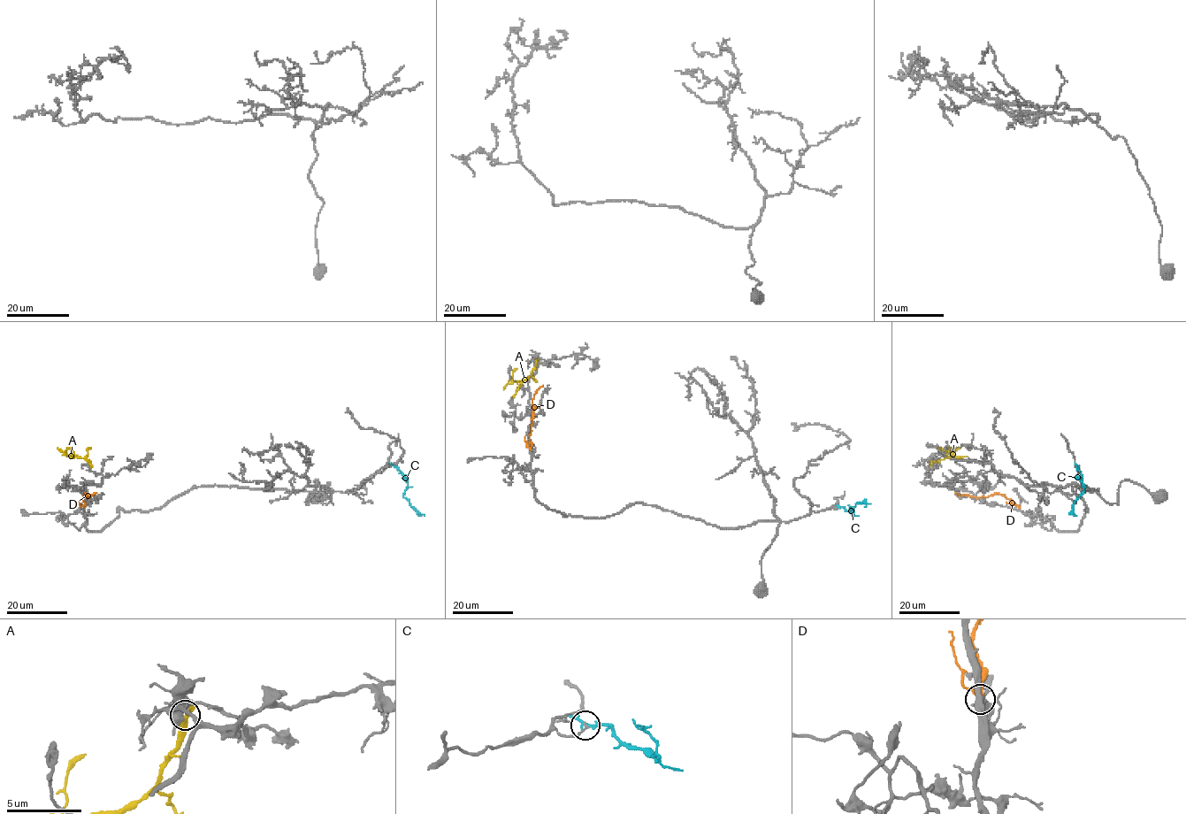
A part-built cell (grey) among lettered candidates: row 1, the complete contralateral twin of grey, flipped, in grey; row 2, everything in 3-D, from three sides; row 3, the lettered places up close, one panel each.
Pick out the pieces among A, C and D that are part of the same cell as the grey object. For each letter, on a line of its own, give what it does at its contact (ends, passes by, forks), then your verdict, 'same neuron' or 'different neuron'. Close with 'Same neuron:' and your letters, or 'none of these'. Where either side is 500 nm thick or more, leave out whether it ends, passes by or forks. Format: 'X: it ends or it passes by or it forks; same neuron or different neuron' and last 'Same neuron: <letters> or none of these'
A: it passes by; different neuron
C: it passes by; different neuron
D: it passes by; different neuron
Same neuron: none of these

